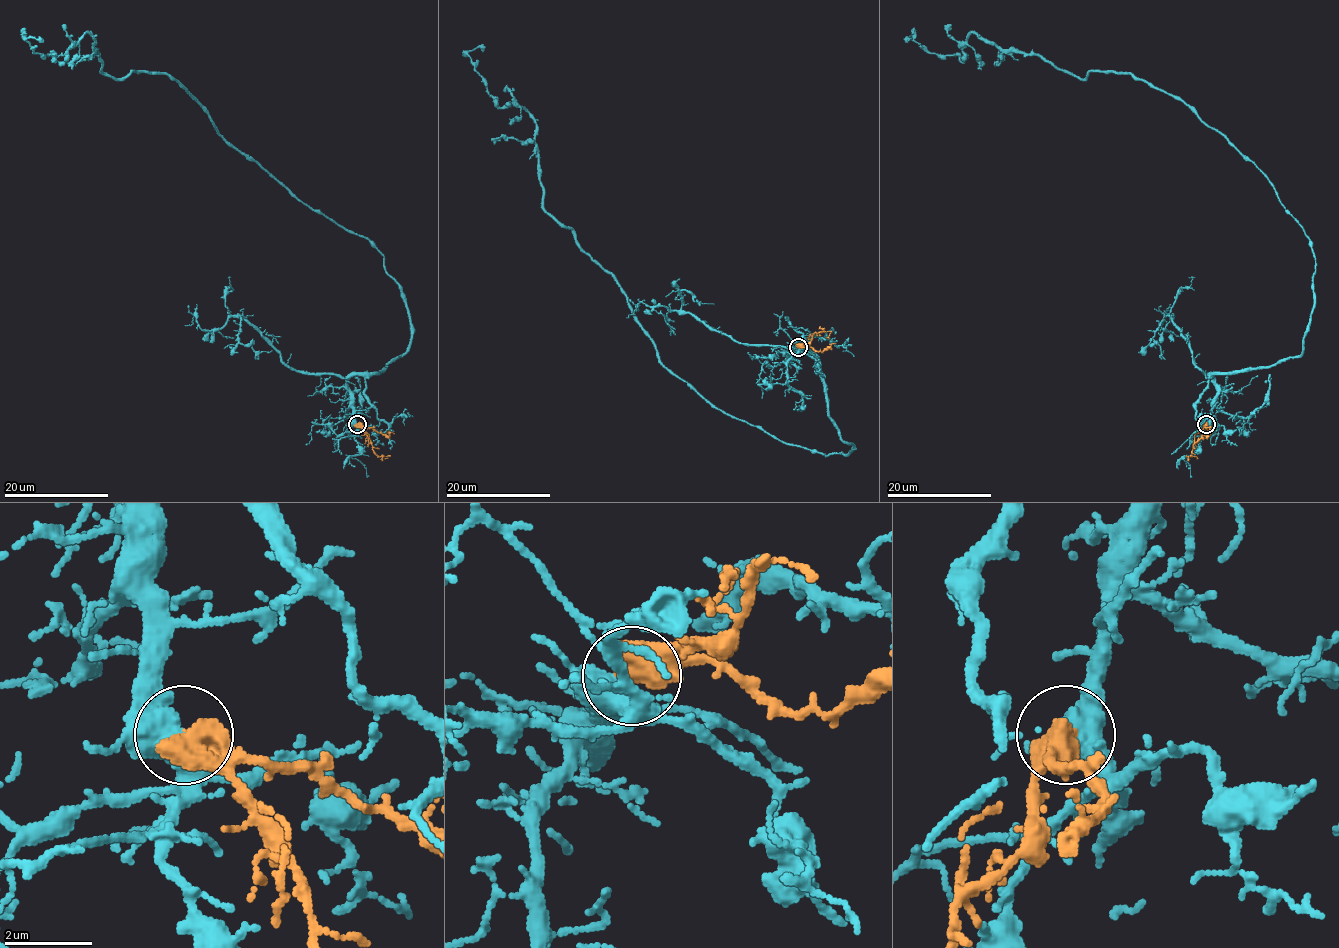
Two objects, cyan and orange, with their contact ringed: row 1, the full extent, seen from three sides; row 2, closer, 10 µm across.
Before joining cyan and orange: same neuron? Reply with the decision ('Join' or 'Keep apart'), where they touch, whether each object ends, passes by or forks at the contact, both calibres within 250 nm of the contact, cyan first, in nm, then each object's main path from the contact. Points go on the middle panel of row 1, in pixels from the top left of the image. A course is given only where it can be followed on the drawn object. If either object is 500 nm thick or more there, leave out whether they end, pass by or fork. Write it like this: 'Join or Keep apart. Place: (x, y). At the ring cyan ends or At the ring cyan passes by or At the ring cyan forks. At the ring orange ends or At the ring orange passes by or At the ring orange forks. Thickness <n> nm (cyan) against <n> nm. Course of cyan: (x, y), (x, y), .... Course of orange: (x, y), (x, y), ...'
Join. Place: (798, 347). Thickness 500 nm (cyan) against 800 nm. Course of cyan: (799, 347), (846, 455), (732, 418), (661, 362), (546, 211), (535, 122), (496, 105), (467, 54), (485, 47). Course of orange: (799, 347), (808, 343), (816, 333), (829, 331), (826, 338)

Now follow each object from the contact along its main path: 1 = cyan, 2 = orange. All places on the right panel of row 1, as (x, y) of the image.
1: (1207, 424), (1209, 374), (1297, 357), (1314, 304), (1266, 176), (1133, 74), (907, 40)
2: (1207, 424), (1203, 436), (1194, 445), (1191, 456), (1197, 458)

